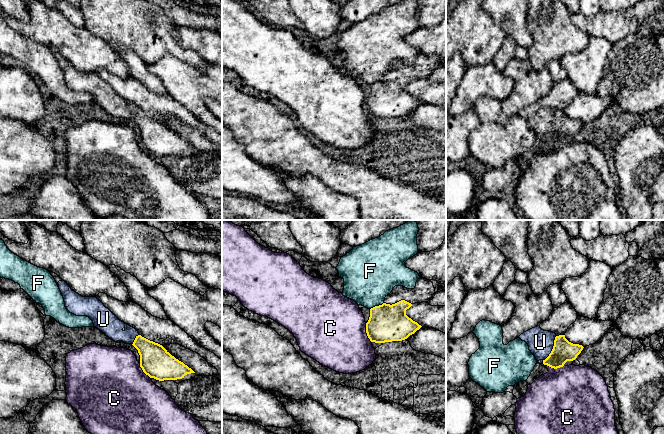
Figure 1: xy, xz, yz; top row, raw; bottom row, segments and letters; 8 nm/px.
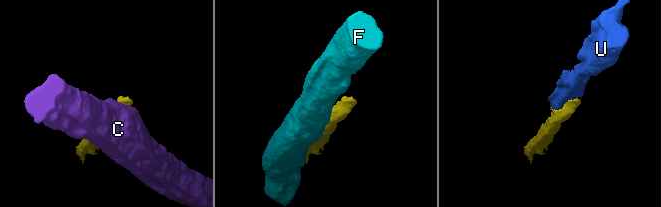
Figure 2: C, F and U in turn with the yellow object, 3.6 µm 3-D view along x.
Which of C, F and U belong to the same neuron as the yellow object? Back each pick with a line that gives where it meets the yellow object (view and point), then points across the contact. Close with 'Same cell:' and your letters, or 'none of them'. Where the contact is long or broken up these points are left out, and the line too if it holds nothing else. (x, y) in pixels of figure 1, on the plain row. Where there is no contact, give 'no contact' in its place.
U: contact yz (553, 124); way yz (563, 126), (553, 124), (540, 118)
Same cell: U

